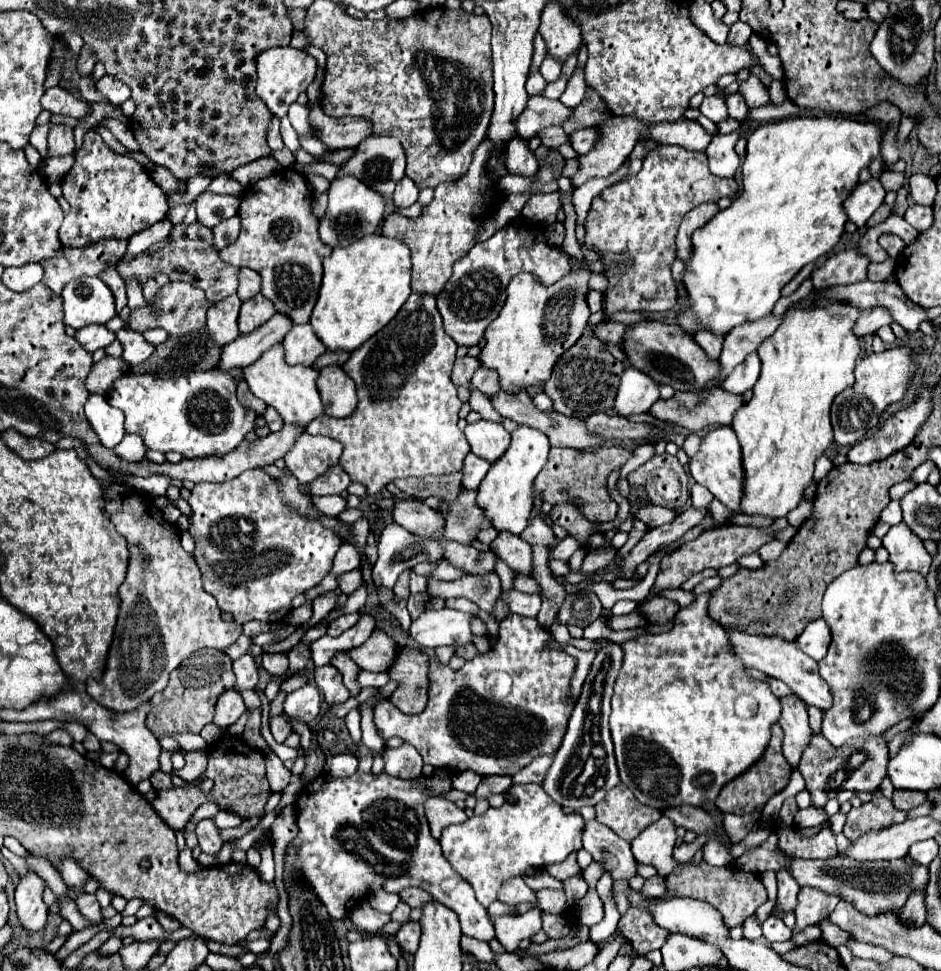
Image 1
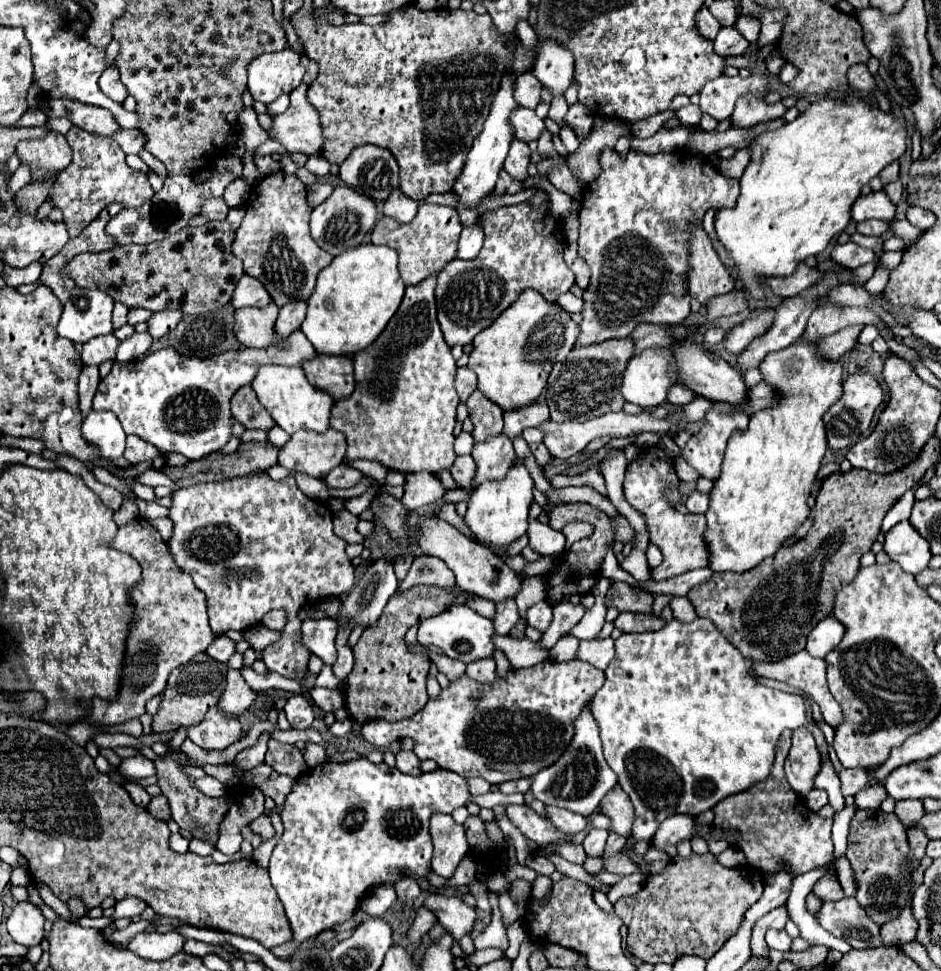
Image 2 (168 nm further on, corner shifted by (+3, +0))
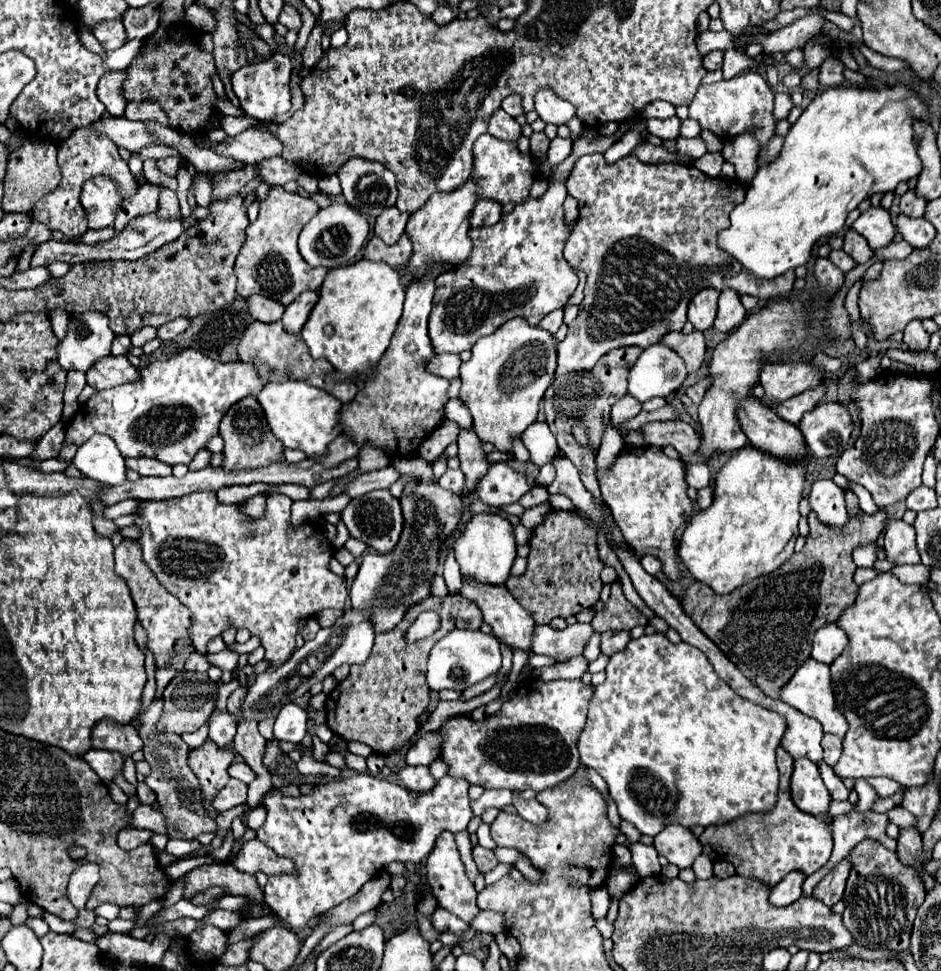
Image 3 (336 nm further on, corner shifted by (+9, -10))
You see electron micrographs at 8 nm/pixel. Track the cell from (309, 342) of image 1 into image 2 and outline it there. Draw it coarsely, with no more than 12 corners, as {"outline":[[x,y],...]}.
{"outline":[[163,348],[115,362],[93,410],[163,454],[201,460],[229,442],[231,396],[285,348],[211,358]]}

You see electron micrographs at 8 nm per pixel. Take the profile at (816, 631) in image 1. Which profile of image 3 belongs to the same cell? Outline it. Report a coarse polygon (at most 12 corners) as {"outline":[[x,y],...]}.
{"outline":[[837,624],[819,628],[811,658],[831,664],[847,646]]}

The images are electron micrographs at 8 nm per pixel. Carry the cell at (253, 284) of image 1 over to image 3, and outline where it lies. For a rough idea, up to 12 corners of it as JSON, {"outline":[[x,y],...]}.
{"outline":[[249,296],[247,308],[259,322],[277,322],[283,304],[265,296]]}

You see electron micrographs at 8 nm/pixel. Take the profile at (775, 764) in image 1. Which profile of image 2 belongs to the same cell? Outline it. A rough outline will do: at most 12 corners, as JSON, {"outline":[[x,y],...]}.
{"outline":[[791,730],[771,776],[727,796],[715,826],[765,872],[833,856],[831,824],[787,786]]}

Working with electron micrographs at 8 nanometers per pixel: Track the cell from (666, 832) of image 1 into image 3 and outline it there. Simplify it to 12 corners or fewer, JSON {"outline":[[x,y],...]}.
{"outline":[[679,824],[655,836],[655,848],[679,868],[689,868],[703,850]]}

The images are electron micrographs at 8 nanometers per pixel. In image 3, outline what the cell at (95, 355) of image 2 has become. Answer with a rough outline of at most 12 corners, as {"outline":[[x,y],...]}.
{"outline":[[105,356],[87,370],[95,390],[137,380],[127,356]]}

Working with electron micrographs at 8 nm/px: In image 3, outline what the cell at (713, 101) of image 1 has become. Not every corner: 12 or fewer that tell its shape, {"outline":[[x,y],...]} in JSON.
{"outline":[[677,116],[645,120],[647,130],[663,140],[681,134]]}

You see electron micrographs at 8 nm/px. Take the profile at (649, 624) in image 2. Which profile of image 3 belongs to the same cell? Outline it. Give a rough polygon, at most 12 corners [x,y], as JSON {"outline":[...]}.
{"outline":[[605,632],[601,652],[611,656],[631,640],[629,632]]}

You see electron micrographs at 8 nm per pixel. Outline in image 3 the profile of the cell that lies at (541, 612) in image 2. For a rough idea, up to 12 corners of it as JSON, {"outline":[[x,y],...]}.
{"outline":[[537,624],[531,652],[565,662],[583,652],[591,624]]}

